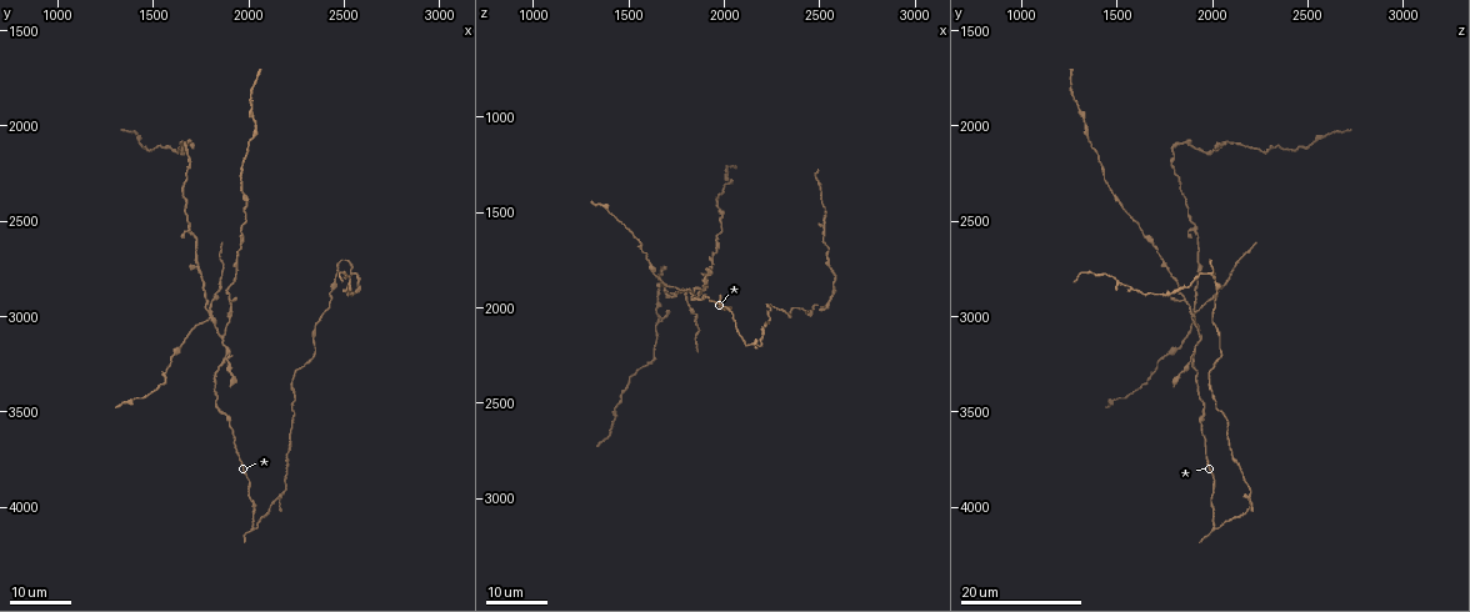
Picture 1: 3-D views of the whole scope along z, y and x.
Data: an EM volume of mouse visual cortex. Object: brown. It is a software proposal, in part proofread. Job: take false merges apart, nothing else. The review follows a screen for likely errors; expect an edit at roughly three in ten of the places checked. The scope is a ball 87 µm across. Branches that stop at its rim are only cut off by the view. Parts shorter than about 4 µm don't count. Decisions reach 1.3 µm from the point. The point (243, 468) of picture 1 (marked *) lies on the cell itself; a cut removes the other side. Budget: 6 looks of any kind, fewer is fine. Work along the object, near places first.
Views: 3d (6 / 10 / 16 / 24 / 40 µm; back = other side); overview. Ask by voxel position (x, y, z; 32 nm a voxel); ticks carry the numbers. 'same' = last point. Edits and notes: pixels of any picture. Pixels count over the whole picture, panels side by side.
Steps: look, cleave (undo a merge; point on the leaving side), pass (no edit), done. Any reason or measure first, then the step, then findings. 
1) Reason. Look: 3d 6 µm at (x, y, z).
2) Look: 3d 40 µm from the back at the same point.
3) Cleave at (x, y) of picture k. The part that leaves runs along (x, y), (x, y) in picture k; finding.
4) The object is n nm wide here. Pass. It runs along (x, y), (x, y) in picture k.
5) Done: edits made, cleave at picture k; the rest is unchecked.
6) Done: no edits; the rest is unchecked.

Branch point. Look: 3d 24 µm at (1800, 3020, 1920).

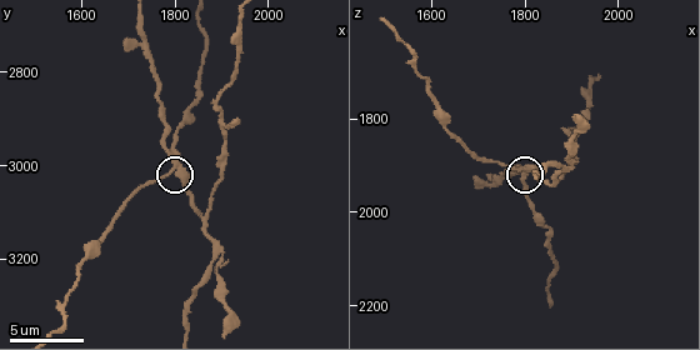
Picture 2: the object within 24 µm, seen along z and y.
Zoom in. Look: 3d 6 µm at (1795, 3015, 1910).

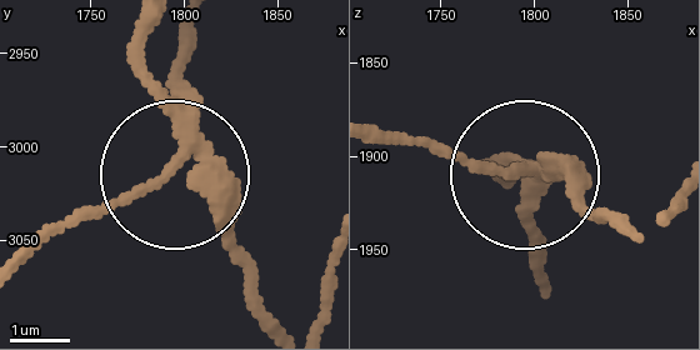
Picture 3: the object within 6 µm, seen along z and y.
The object is 240 nm wide here. Cleave at (188, 53) of picture 3. The part that leaves runs along (191, 121), (146, 176), (28, 266) in picture 3; a second cell is stuck on.

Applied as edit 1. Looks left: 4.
Look: 3d 24 µm at (2450, 2810, 2020).

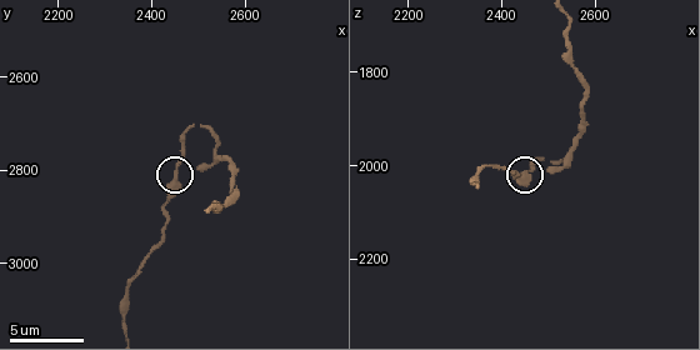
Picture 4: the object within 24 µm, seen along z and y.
Look: 3d 6 µm at (2455, 2815, 2020).

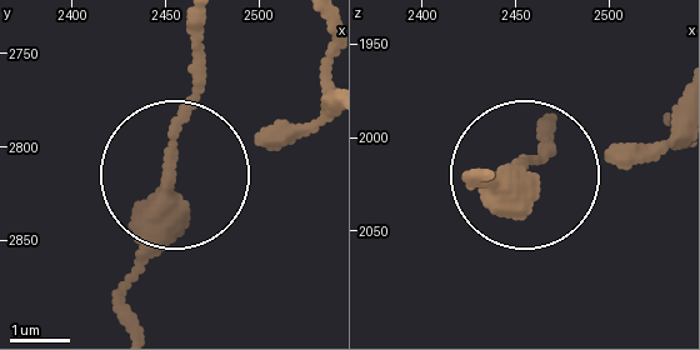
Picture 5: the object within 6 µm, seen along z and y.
Pass. It runs along (139, 325), (139, 221), (199, 71), (199, 33) in picture 5; one cell here.

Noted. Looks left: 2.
Three-way junction. Look: 3d 16 µm at (2540, 2800, 1500).

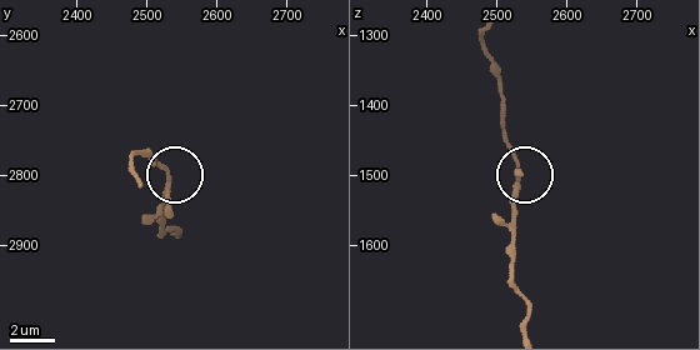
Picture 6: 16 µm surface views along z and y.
Look: 3d 10 µm at the same point.

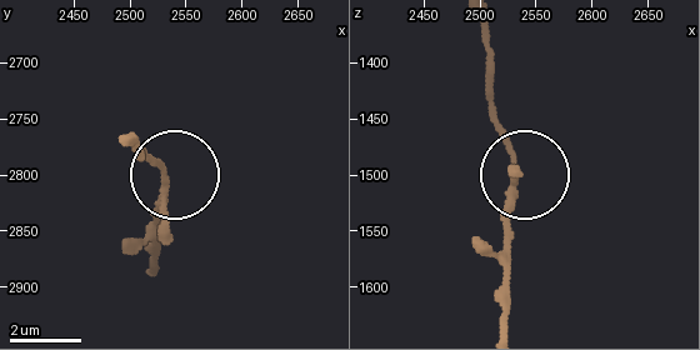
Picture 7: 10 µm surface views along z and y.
The object is 170 nm wide here. Pass. All the same cell.

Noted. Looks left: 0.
Done: edits made, cleave at picture 3; the rest is unchecked.

